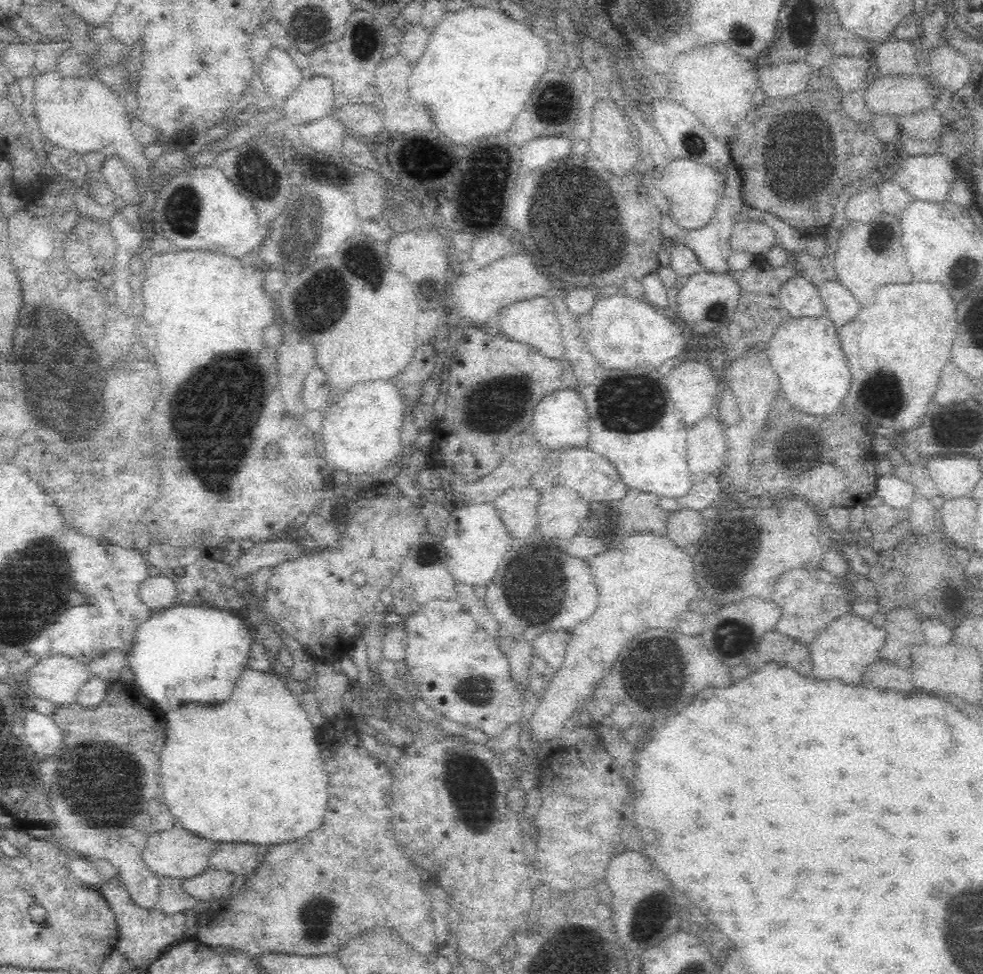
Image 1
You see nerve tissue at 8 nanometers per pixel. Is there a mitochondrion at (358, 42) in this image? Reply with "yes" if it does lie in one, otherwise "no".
yes

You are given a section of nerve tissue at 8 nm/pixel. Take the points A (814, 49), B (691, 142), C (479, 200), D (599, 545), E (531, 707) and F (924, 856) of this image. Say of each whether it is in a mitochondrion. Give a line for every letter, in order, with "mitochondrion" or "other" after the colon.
A: other
B: mitochondrion
C: other
D: other
E: other
F: other

